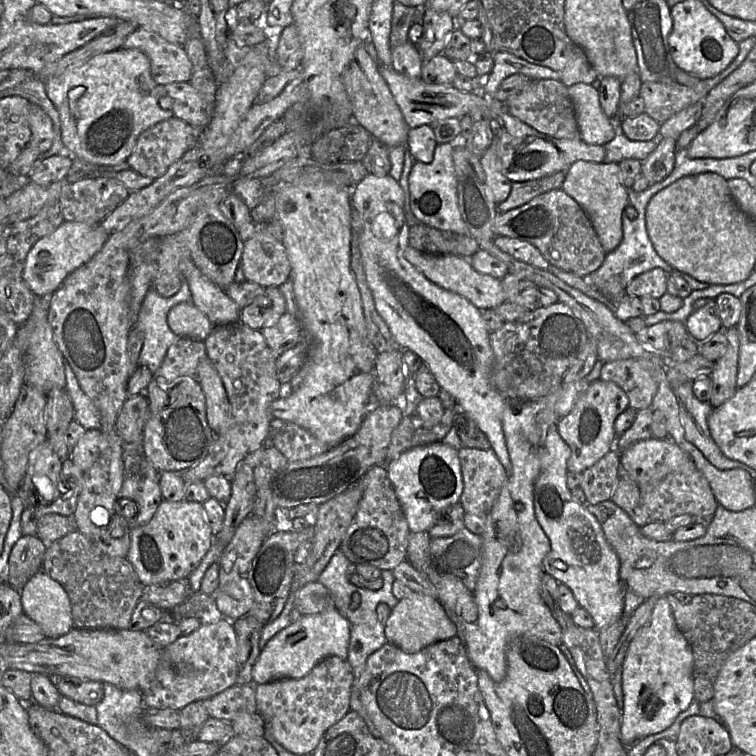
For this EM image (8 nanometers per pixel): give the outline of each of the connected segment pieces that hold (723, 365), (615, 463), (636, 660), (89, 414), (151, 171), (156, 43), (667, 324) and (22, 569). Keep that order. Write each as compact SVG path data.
M737 327L722 329L727 338L724 355L715 362L711 374L712 391L709 404L717 408L730 399L737 390L740 339Z
M614 449L585 469L581 475L580 487L585 493L586 501L598 504L609 500L621 472L620 453Z
M667 596L658 599L650 617L631 641L622 664L622 685L623 714L620 739L625 746L665 730L694 700L692 649L676 625Z
M64 360L66 391L73 404L73 419L86 430L101 429L100 412L92 400L81 389L71 366Z
M173 116L141 133L126 162L130 169L135 172L154 180L158 179L166 174L173 163L178 161L188 150L199 143L201 131L192 127L184 120Z
M138 27L121 48L145 53L150 60L152 78L159 85L191 79L192 63L184 47L167 41L156 32Z
M663 321L636 333L637 340L652 353L670 350L690 337L686 325L680 321Z
M23 535L9 556L6 581L21 591L26 583L42 570L46 544L36 535Z

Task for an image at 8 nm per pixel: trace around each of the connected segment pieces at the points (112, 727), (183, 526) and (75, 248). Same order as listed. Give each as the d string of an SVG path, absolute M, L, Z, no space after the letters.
M103 683L103 686L103 698L95 705L98 715L97 725L126 747L126 742L129 742L130 736L128 722L135 721L133 715L138 711L144 713L146 707L142 692L121 689L110 683Z
M162 500L152 519L131 530L127 559L144 586L188 578L210 549L213 534L203 504Z
M64 221L53 233L41 238L31 248L21 277L36 297L49 297L72 272L88 263L102 249L109 235L100 223Z

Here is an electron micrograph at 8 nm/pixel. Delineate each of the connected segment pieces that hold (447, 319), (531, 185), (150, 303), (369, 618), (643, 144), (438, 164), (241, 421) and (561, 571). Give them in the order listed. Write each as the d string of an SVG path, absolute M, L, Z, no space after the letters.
M368 173L360 182L358 182L351 189L351 203L352 209L356 210L356 213L360 216L362 220L362 228L359 237L359 250L361 254L361 259L364 267L365 277L368 287L372 293L374 303L379 315L387 324L390 333L395 340L397 346L403 350L409 350L418 355L422 362L425 363L430 372L434 375L436 381L438 382L441 389L447 391L451 394L455 400L457 410L463 410L466 412L478 425L481 431L488 438L491 448L494 450L497 458L507 471L507 475L511 470L511 461L506 446L506 440L504 436L503 426L502 426L502 416L507 405L506 398L500 394L497 390L493 388L490 382L490 375L494 364L494 353L490 344L490 331L488 330L486 323L481 315L481 310L475 307L464 297L453 293L451 291L445 290L438 285L429 281L422 273L420 273L408 260L404 257L404 251L409 246L409 225L406 220L405 210L404 210L404 192L400 187L398 181L396 181L389 174L385 176L376 176Z
M560 171L540 179L513 182L508 198L497 205L497 211L505 213L525 205L541 194L555 189L562 189L566 173L567 171Z
M185 278L178 293L170 298L162 297L153 287L147 291L134 325L144 336L138 366L146 366L152 373L161 366L168 348L180 339L168 325L168 313L175 305L191 301Z
M336 551L325 569L318 578L318 582L323 584L332 593L336 609L343 615L350 623L350 640L348 646L347 661L353 670L353 683L350 694L350 710L357 712L365 721L369 732L375 738L380 737L380 732L375 727L365 707L363 706L359 697L359 680L365 669L367 658L379 650L386 642L385 626L383 626L377 617L377 606L380 603L387 604L390 609L393 609L399 600L393 595L392 585L395 581L392 570L381 570L381 579L383 586L380 590L371 591L369 589L362 589L354 586L349 581L349 576L353 572L354 566L341 551Z
M621 126L615 129L614 138L604 145L605 156L603 163L619 163L624 159L643 161L653 152L661 139L649 141L632 141L626 137Z
M438 144L430 163L414 162L408 178L410 209L420 224L443 232L469 235L458 206L457 180L452 153L452 144Z
M241 321L214 326L204 344L206 356L223 382L230 415L226 430L216 435L207 456L197 466L181 473L186 484L202 482L213 475L232 477L239 462L268 440L274 419L270 405L282 396L285 386L277 378L276 357L267 346L261 330L251 329Z
M558 426L549 428L539 449L540 473L534 484L535 517L550 541L550 551L543 560L544 571L565 584L595 623L597 631L621 618L624 611L625 586L620 579L620 561L608 543L601 524L585 504L572 499L567 486L567 462L570 447L559 434Z

